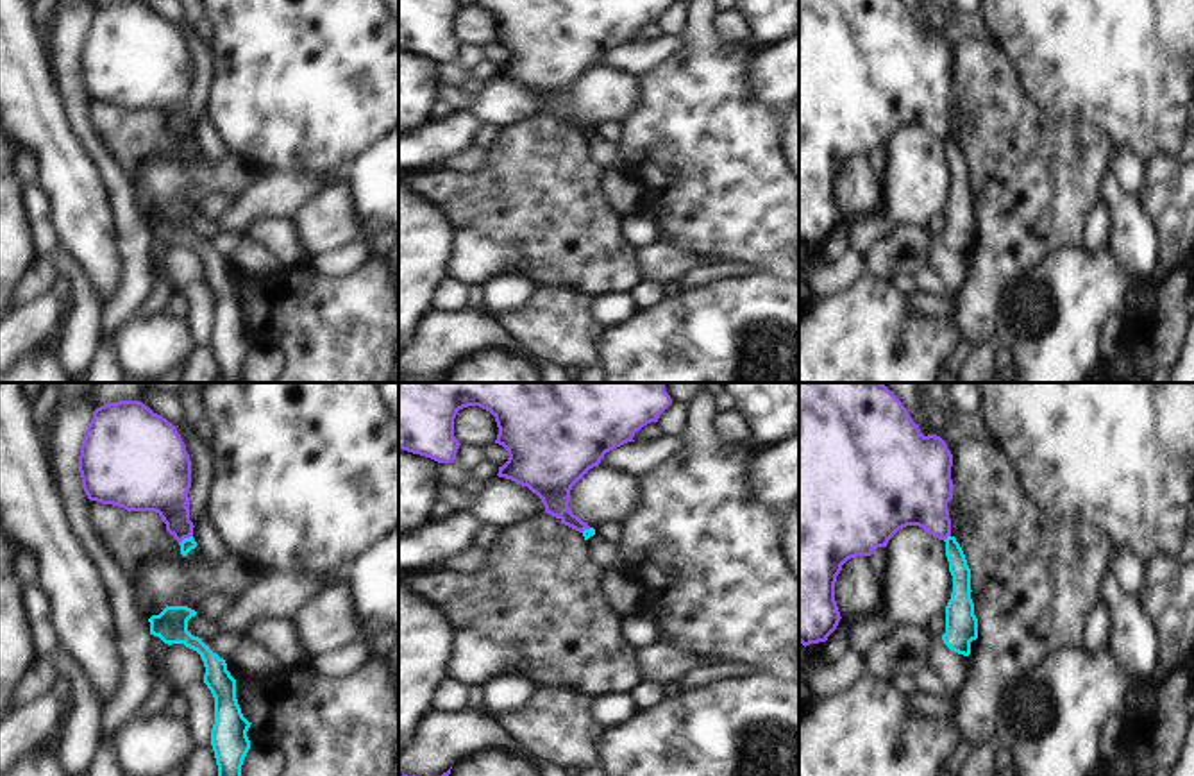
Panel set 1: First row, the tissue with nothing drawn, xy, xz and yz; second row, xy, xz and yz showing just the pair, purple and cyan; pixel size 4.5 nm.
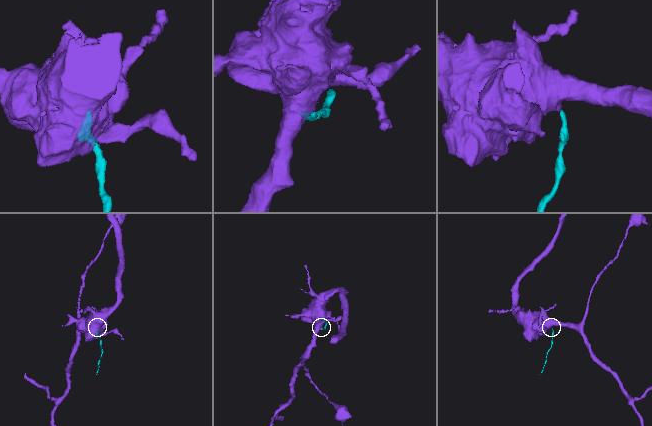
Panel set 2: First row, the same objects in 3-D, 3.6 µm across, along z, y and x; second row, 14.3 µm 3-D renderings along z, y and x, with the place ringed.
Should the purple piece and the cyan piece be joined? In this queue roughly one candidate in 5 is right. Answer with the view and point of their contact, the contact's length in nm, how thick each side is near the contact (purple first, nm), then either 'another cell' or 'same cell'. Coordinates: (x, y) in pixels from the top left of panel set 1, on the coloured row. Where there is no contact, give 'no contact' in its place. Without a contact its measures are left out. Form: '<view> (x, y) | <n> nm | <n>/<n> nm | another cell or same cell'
xy (184, 537) | 80 nm | 240/60 nm | another cell

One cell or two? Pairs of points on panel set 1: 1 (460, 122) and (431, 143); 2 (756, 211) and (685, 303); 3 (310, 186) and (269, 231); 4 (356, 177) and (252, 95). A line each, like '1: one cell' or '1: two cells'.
1: one cell
2: two cells
3: two cells
4: two cells

